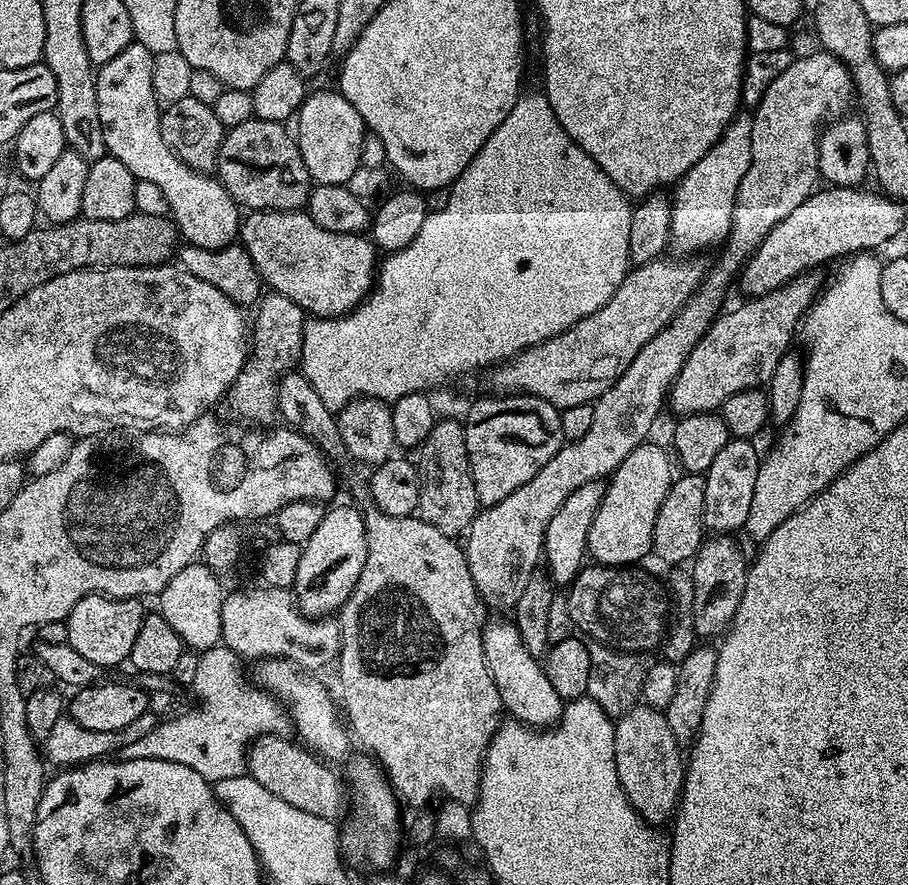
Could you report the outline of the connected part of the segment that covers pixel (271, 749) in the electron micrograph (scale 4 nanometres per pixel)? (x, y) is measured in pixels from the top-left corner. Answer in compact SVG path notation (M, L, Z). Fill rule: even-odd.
M266 735L253 741L247 755L247 774L290 806L296 806L318 818L339 821L339 816L344 812L344 796L346 800L345 781L341 777L339 780L332 769L335 767L329 766L315 752L309 752L295 739L284 739L283 735Z

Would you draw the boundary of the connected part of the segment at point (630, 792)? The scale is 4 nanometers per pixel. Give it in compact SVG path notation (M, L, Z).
M640 702L620 716L615 725L614 762L618 770L618 782L622 782L626 798L636 813L649 824L667 825L680 803L686 767L682 746L674 738L674 730L670 730L667 715L659 708L649 708Z

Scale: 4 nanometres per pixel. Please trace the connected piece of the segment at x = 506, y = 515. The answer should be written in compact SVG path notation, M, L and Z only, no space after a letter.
M823 50L815 51L809 56L797 55L790 67L783 74L778 74L774 82L770 82L766 94L762 94L762 102L751 113L750 170L746 170L746 178L742 178L738 186L736 205L732 210L732 229L729 230L726 243L723 245L724 253L717 258L713 268L707 269L695 294L689 296L688 301L676 313L676 317L661 332L654 334L654 338L650 338L650 342L646 342L646 346L638 350L638 358L634 358L634 362L626 366L618 382L614 382L614 386L610 386L606 394L602 394L594 401L592 404L594 419L585 436L581 440L567 441L558 450L558 454L554 454L554 458L550 458L550 462L546 462L546 466L542 466L542 470L538 470L538 474L534 474L534 478L526 482L526 486L518 486L518 490L502 498L502 502L487 505L483 510L477 511L476 517L469 524L466 533L468 539L466 555L470 566L470 578L474 578L476 592L485 605L494 604L498 608L515 609L522 590L526 590L526 582L530 582L530 578L538 570L539 564L536 563L541 563L544 535L550 518L554 518L562 502L566 502L566 498L570 498L570 494L574 494L578 486L586 486L586 482L611 477L618 465L626 458L626 454L630 454L630 450L634 450L651 437L648 435L656 424L656 415L660 412L660 406L665 405L668 393L672 391L672 383L676 381L690 350L694 350L694 346L704 337L708 327L725 307L724 295L727 294L731 284L733 287L734 281L740 275L740 269L748 263L749 256L764 241L764 236L770 234L770 230L778 226L778 222L782 222L782 218L786 218L790 210L802 206L802 202L806 202L806 198L817 191L816 180L821 179L818 150L822 125L829 118L835 117L839 113L836 112L839 108L846 107L848 99L850 101L853 99L854 85L848 67L839 58Z

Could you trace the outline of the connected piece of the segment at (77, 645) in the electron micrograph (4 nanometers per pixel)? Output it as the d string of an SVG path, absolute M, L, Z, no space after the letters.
M87 596L74 606L74 610L66 618L68 625L67 645L82 658L94 662L101 670L108 670L115 664L125 663L130 650L134 650L134 638L138 638L138 630L142 630L142 622L146 615L139 599L118 600L114 596Z

